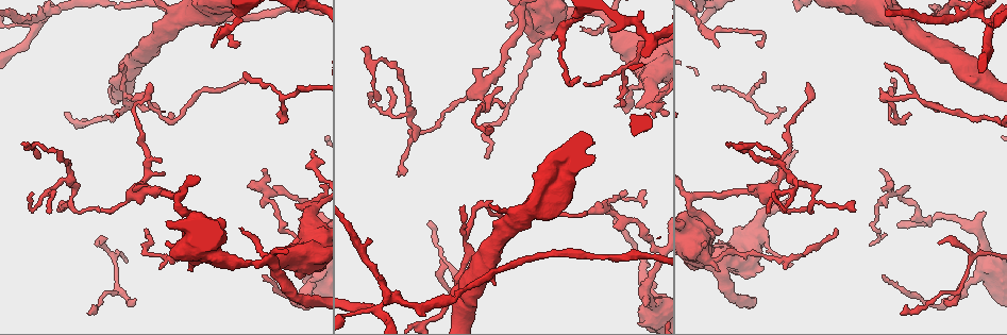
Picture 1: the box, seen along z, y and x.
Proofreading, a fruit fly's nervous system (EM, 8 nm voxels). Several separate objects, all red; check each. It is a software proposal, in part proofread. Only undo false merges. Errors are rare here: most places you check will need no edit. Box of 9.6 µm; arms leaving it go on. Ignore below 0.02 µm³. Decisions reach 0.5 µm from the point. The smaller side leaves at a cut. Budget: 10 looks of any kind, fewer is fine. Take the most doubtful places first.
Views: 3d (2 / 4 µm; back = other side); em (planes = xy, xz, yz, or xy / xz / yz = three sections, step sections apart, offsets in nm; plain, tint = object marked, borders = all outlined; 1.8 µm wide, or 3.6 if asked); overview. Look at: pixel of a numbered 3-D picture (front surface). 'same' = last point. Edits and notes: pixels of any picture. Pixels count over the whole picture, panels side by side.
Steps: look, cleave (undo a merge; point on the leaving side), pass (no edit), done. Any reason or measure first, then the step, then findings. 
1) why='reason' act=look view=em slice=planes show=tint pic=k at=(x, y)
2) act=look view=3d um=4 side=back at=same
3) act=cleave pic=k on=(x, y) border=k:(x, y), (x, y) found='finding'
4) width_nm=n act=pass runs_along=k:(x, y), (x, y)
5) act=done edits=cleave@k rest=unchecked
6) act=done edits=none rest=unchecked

act=look view=em um=3.6 slice=planes show=tint pic=1 at=(615, 34)

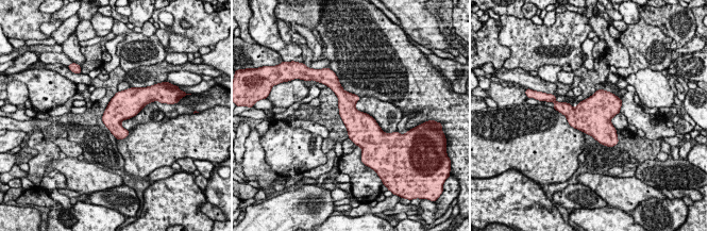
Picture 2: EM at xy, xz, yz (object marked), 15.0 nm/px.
act=pass found='all the same neuron'

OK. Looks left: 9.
why='small branch off a trunk' act=look view=em slice=yz step=4 show=tint pic=1 at=(374, 309)

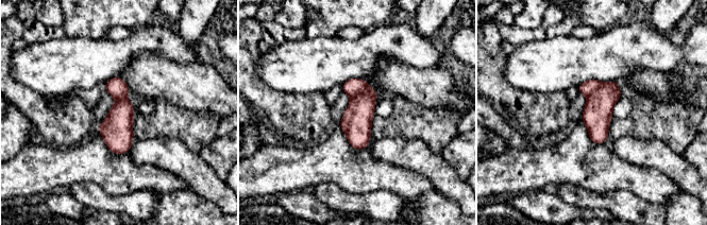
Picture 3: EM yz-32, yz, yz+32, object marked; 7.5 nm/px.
act=look view=em slice=planes show=borders at=same

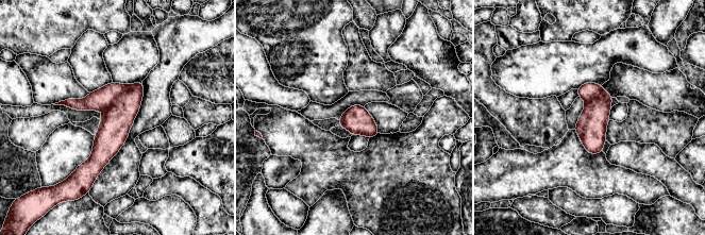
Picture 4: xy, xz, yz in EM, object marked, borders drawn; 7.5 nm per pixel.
act=cleave pic=4 on=(117, 120) border=4:(131, 85), (104, 112) found='two neurons meet here'

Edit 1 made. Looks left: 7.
act=look view=overview

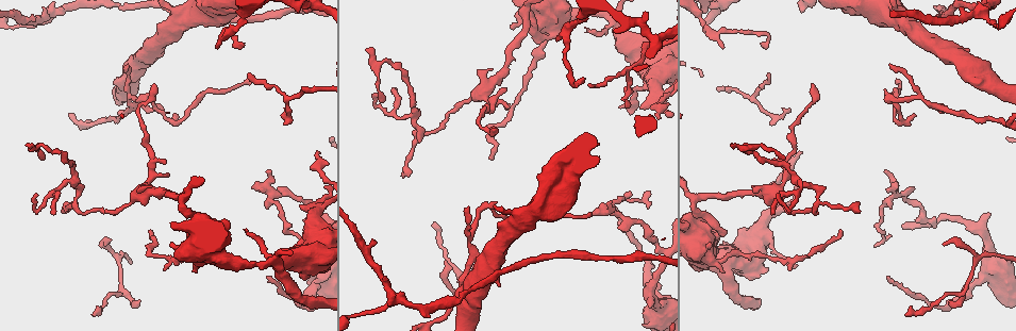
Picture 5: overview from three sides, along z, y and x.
why='sharp bend' act=look view=3d um=2 pic=5 at=(896, 195)

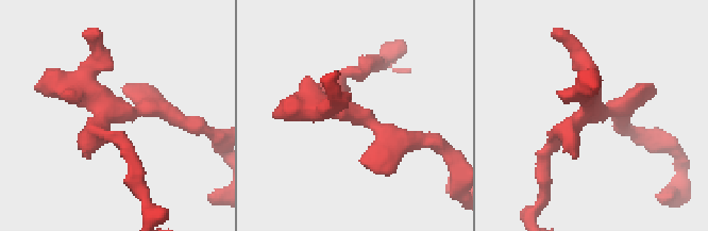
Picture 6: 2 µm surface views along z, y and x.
why='need the tissue' act=look view=em slice=planes show=tint pic=6 at=(591, 111)

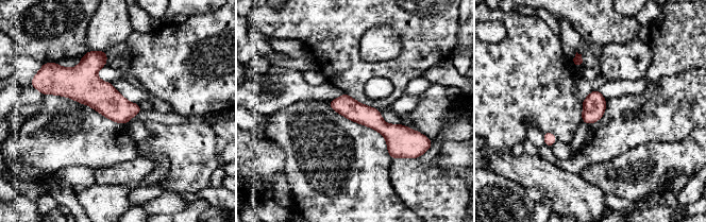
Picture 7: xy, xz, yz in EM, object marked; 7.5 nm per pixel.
act=pass runs_along=7:(332, 103), (371, 117), (409, 143) found='all the same neuron'

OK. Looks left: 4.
why='sharp bend' act=look view=em slice=planes show=tint pic=5 at=(75, 183)

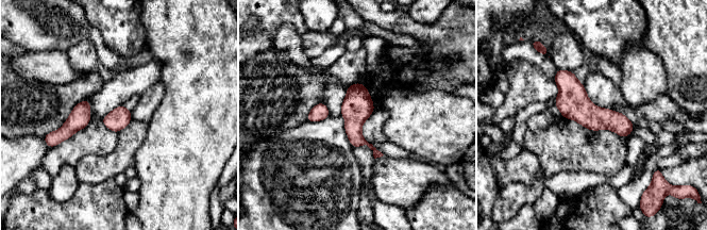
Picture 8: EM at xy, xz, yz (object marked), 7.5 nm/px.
act=pass runs_along=8:(559, 72), (596, 118), (627, 131) found='all the same neuron'

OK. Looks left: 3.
act=done edits=cleave@4 rest=unchecked

